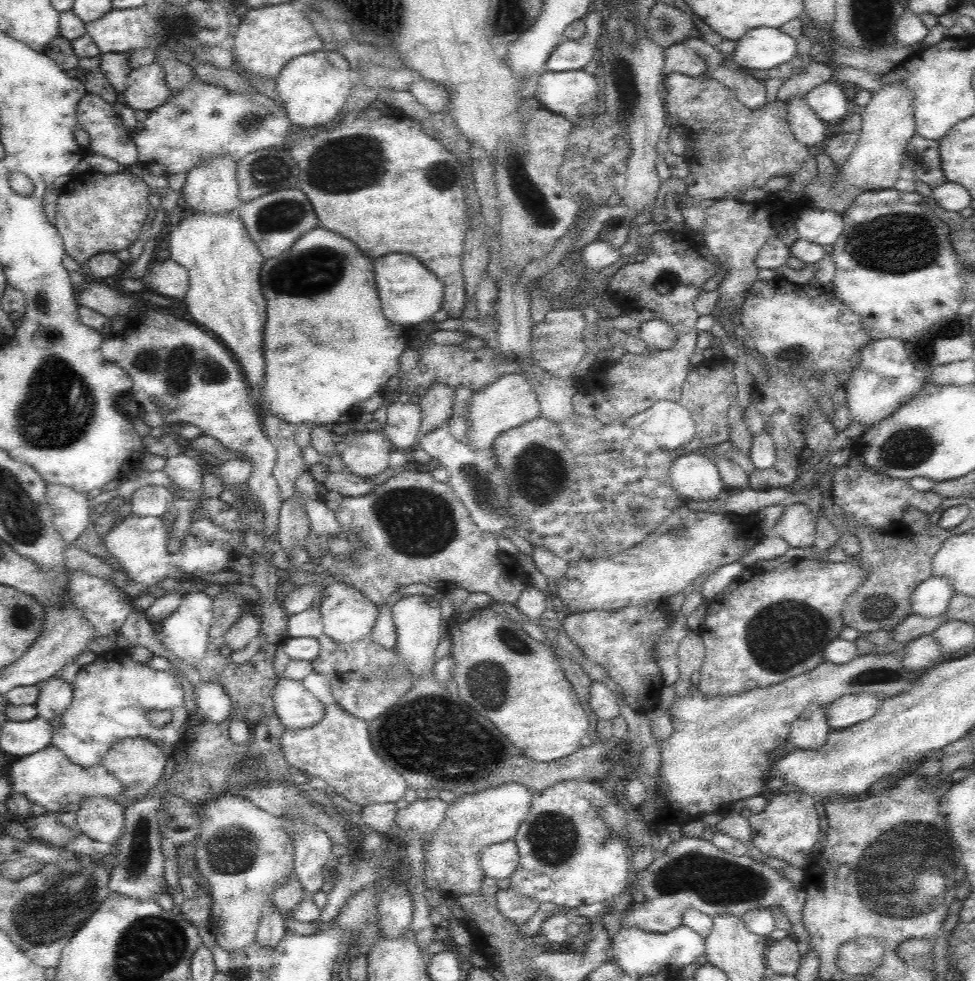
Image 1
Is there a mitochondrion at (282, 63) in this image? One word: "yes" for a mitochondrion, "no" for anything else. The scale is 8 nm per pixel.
no

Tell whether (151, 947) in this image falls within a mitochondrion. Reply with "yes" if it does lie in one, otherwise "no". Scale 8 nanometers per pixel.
yes

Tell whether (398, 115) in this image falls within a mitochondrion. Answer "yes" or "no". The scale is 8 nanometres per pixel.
no

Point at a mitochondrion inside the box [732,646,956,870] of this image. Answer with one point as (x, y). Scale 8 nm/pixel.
(866, 676)

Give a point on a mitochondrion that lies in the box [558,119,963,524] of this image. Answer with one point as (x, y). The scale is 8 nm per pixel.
(895, 240)

